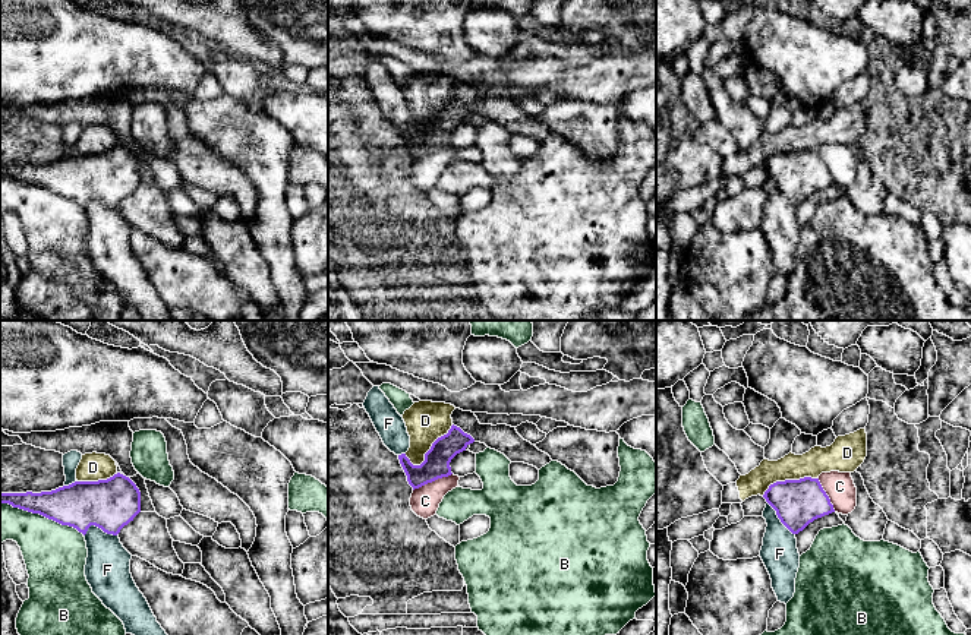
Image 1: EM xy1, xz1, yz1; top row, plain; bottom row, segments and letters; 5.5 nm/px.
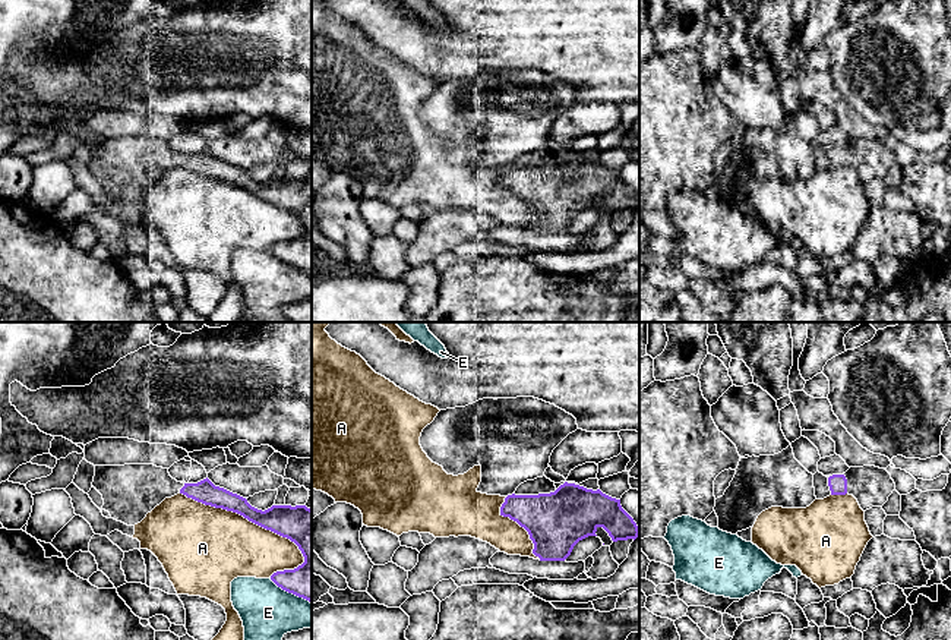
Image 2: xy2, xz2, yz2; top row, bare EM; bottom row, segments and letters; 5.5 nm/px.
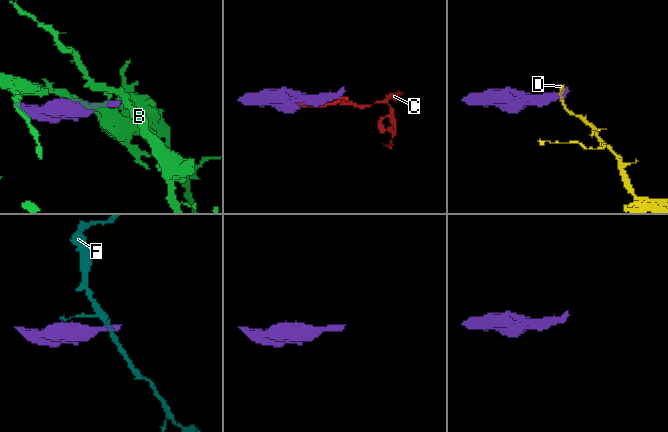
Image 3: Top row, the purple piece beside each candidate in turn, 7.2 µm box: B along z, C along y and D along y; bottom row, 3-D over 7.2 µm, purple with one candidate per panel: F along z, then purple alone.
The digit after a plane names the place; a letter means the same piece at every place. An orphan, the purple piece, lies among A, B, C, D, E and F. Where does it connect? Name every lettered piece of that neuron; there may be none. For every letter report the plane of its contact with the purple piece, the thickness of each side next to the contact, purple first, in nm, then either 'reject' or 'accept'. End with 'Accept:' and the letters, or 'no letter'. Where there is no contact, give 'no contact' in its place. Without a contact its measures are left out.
A: meets purple in xy2; 180 nm thick on the purple side, 440 nm on the other; reject
B: meets purple in xy1; 260 nm thick on the purple side, 340 nm on the other; reject
C: meets purple in xz1; 140 nm thick on the purple side, 160 nm on the other; reject
D: meets purple in xz1; 140 nm thick on the purple side, 220 nm on the other; reject
E: meets purple in xy2; 200 nm thick on the purple side, 300 nm on the other; reject
F: meets purple in xy1; 280 nm thick on the purple side, 240 nm on the other; reject
Accept: no letter

